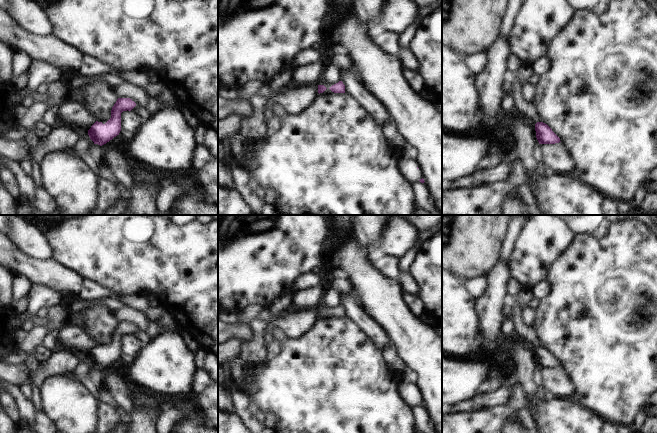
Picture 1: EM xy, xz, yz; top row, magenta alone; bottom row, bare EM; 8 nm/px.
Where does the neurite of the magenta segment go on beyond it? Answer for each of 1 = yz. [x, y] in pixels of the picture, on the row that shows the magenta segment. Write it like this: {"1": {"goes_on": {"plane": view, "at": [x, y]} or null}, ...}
{"1": {"goes_on": null}}

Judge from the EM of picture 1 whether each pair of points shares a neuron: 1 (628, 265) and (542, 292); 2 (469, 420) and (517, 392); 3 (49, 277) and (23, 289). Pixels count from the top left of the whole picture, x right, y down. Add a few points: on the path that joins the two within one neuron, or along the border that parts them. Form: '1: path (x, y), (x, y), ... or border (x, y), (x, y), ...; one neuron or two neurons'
1: border (548, 281), (549, 293), (540, 300); two neurons
2: path (482, 420), (493, 419), (509, 405); one neuron
3: border (21, 274), (16, 274), (12, 278), (12, 298); two neurons

